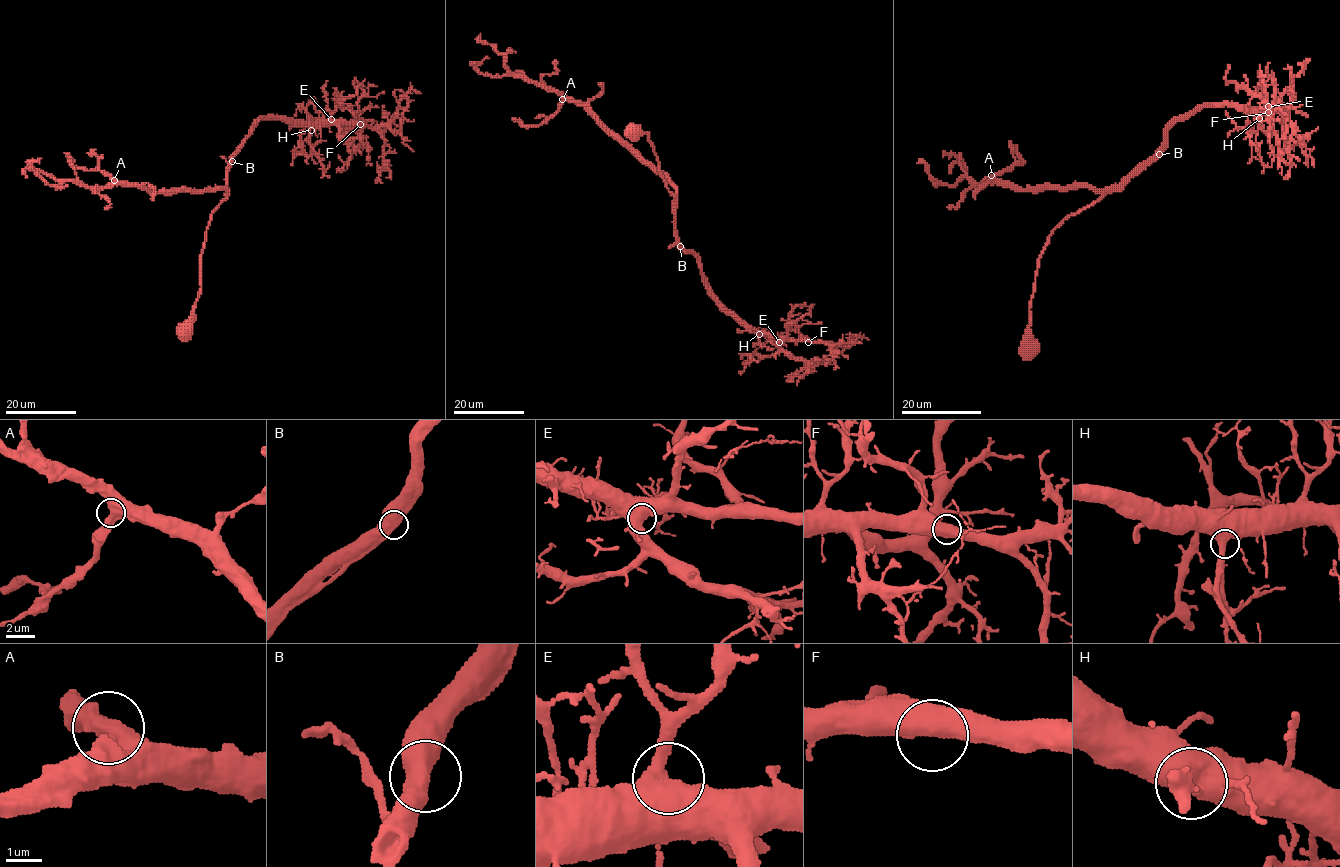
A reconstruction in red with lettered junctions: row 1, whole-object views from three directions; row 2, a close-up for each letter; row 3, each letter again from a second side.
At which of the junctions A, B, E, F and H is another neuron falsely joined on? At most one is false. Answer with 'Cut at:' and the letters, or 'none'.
Cut at: none

